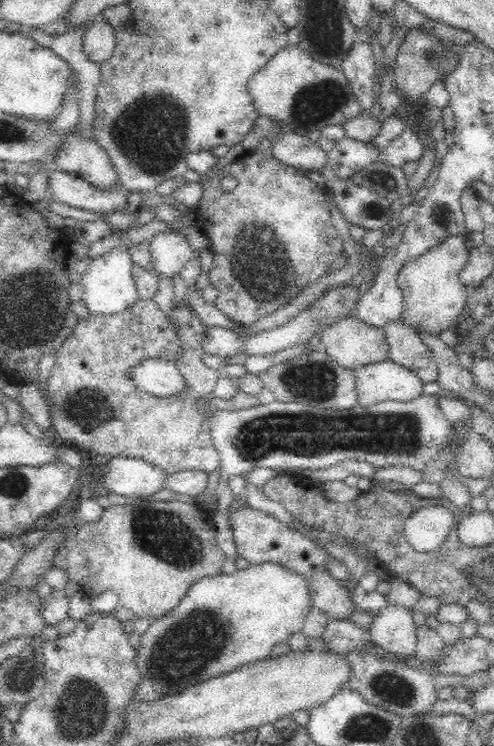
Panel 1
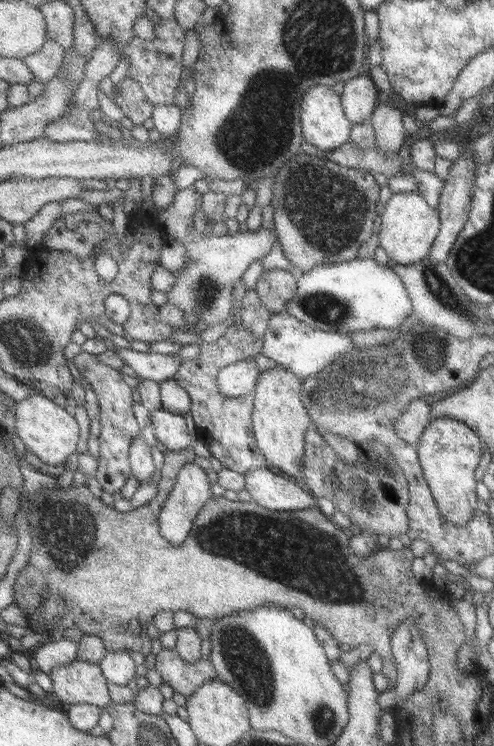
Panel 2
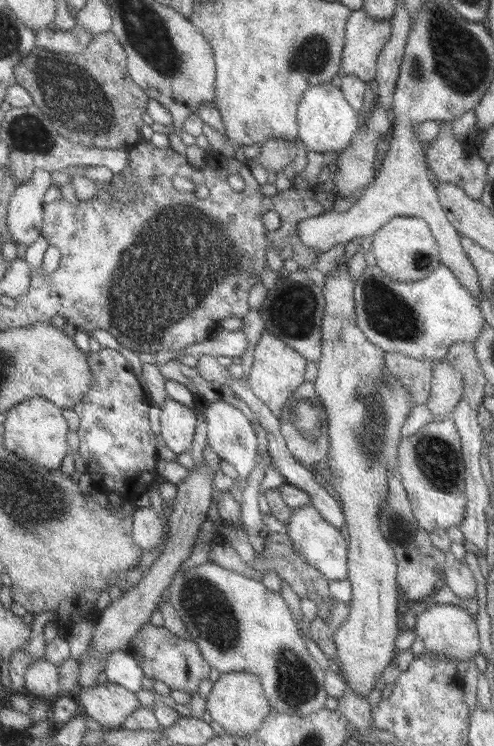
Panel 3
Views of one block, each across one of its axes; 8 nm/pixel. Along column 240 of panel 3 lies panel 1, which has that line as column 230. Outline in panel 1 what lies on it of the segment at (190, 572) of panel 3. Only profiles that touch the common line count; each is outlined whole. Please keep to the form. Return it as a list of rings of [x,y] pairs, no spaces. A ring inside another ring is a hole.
[[[277,561],[255,565],[240,563],[232,574],[223,572],[200,579],[187,590],[176,608],[166,616],[153,620],[150,629],[141,637],[136,652],[142,683],[136,688],[135,697],[139,700],[156,700],[169,693],[181,692],[189,685],[266,661],[275,646],[287,644],[292,634],[302,632],[308,612],[315,612],[310,575],[294,571]]]

